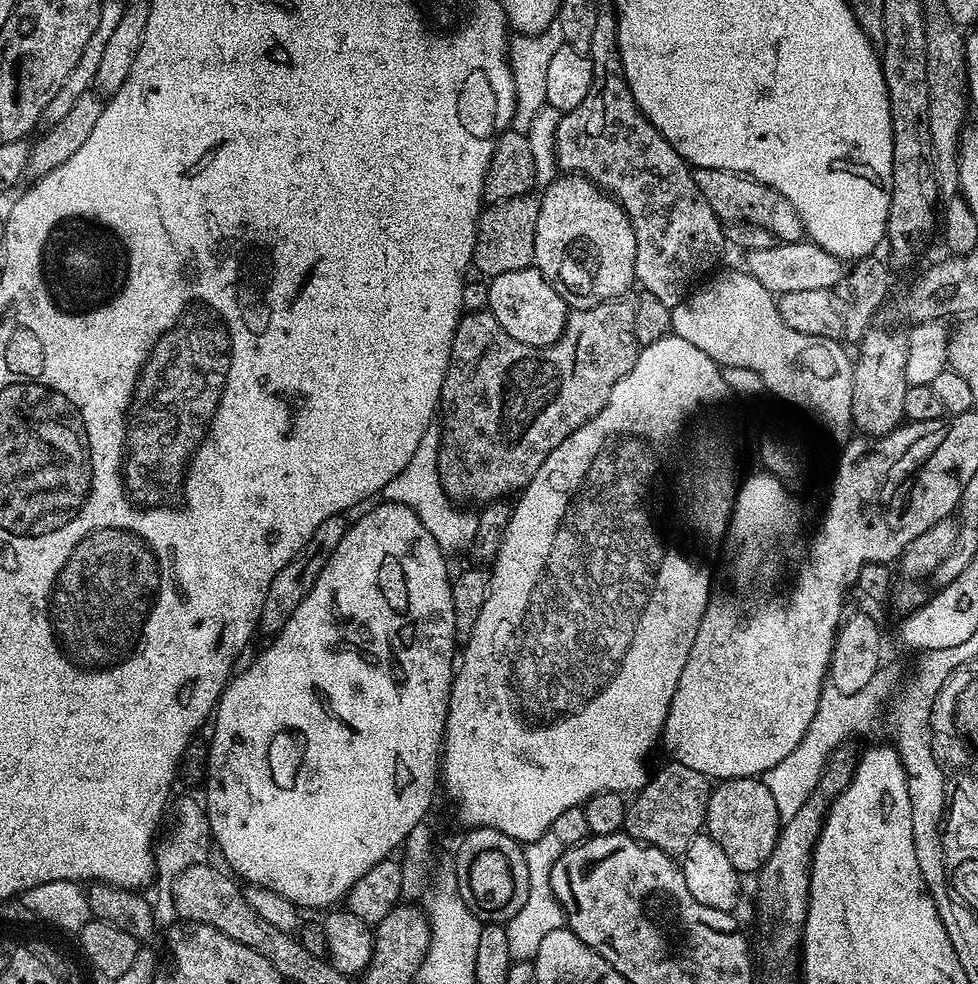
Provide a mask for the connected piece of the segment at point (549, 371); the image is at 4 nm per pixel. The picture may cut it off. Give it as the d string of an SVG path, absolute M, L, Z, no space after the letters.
M628 299L607 300L605 304L599 304L593 308L577 308L569 311L568 325L565 326L564 333L560 335L556 344L551 344L545 348L531 348L522 342L518 342L518 338L510 338L510 334L506 334L506 330L502 330L502 326L498 326L498 322L487 310L476 313L468 310L461 315L456 333L452 335L450 362L446 370L446 378L442 382L442 394L440 395L440 407L438 409L438 420L439 423L444 423L444 428L442 427L440 432L440 453L436 459L436 465L447 496L452 497L453 501L456 502L472 499L480 500L479 502L491 502L508 498L511 492L513 494L519 493L532 481L534 474L538 474L542 462L546 462L546 458L553 450L563 440L570 438L570 434L574 434L574 430L578 430L578 426L582 426L587 420L594 418L594 414L598 414L598 410L602 410L602 406L606 406L606 398L610 396L614 382L618 382L618 378L622 378L632 369L642 347L635 336L636 300Z

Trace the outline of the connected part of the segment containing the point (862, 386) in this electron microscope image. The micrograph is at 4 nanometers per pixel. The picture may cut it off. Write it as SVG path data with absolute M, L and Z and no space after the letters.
M873 326L858 341L860 353L855 353L853 366L853 425L869 438L889 436L895 428L905 423L906 354L908 338L903 331Z

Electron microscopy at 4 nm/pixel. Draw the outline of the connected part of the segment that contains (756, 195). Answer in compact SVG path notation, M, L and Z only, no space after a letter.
M698 168L693 171L692 177L702 198L710 202L710 210L714 210L714 214L719 216L721 221L745 220L754 226L762 226L770 230L777 241L785 244L794 244L805 239L804 223L798 210L794 210L794 206L790 206L790 202L786 202L786 198L782 198L778 190L752 179L751 176L744 175L743 172L730 170Z

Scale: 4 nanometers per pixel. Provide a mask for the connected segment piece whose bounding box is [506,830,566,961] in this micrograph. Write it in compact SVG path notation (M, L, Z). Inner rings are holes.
M550 830L524 848L526 874L530 874L530 894L526 898L526 906L522 906L522 910L518 910L518 914L514 914L514 918L506 922L506 938L510 942L513 961L531 961L538 946L542 946L542 938L546 938L550 930L565 927L565 914L554 898L554 890L550 886L550 874L554 870L554 862L558 862L564 849L562 842L558 842L558 838L554 838Z

